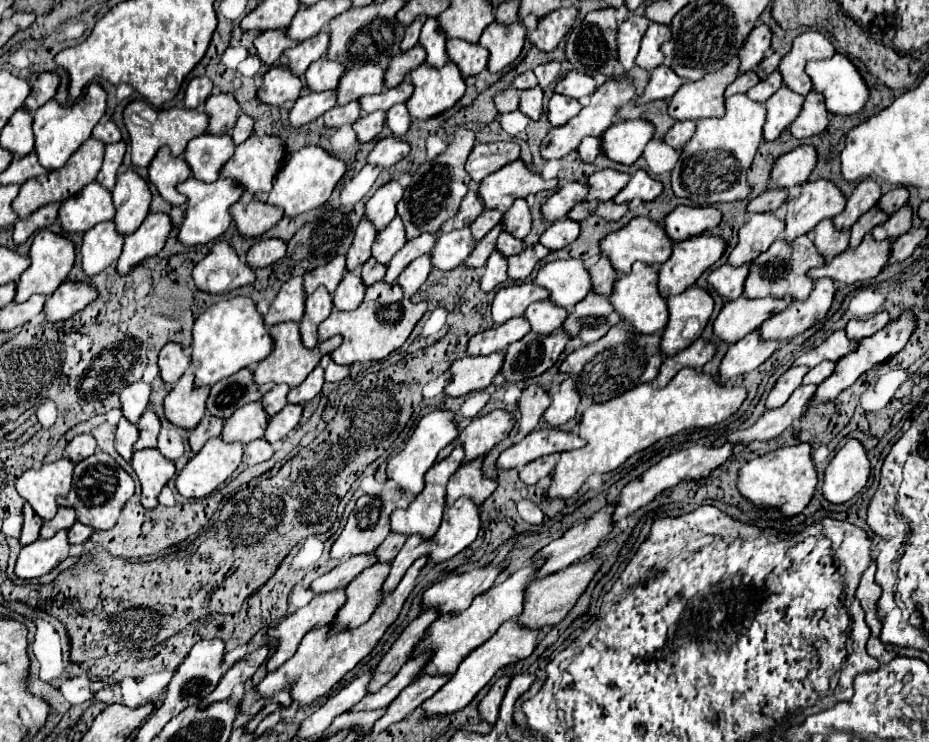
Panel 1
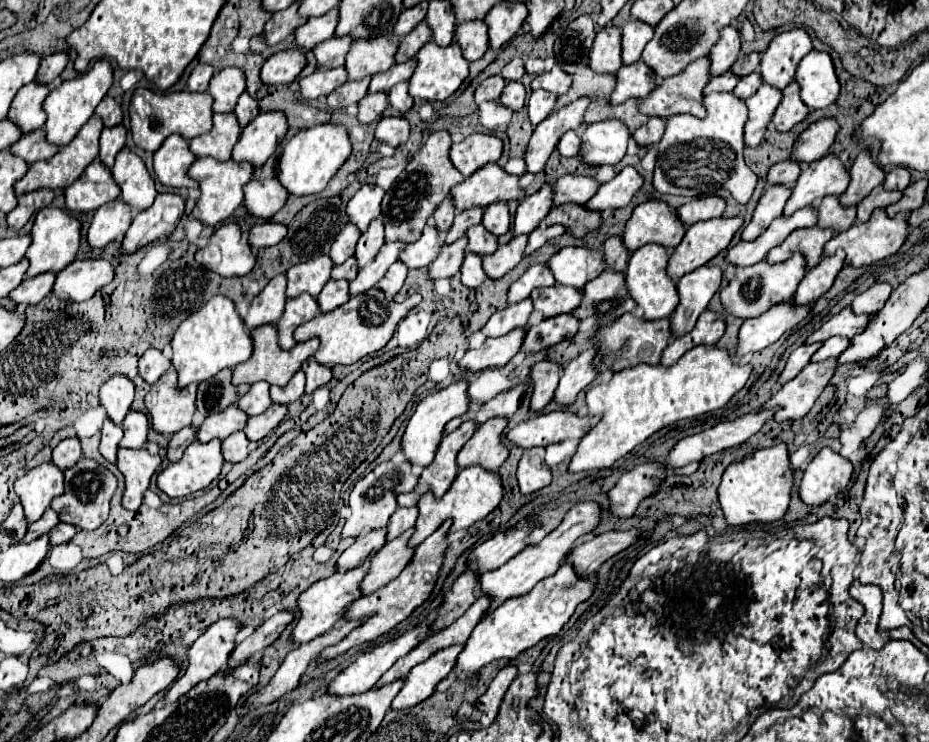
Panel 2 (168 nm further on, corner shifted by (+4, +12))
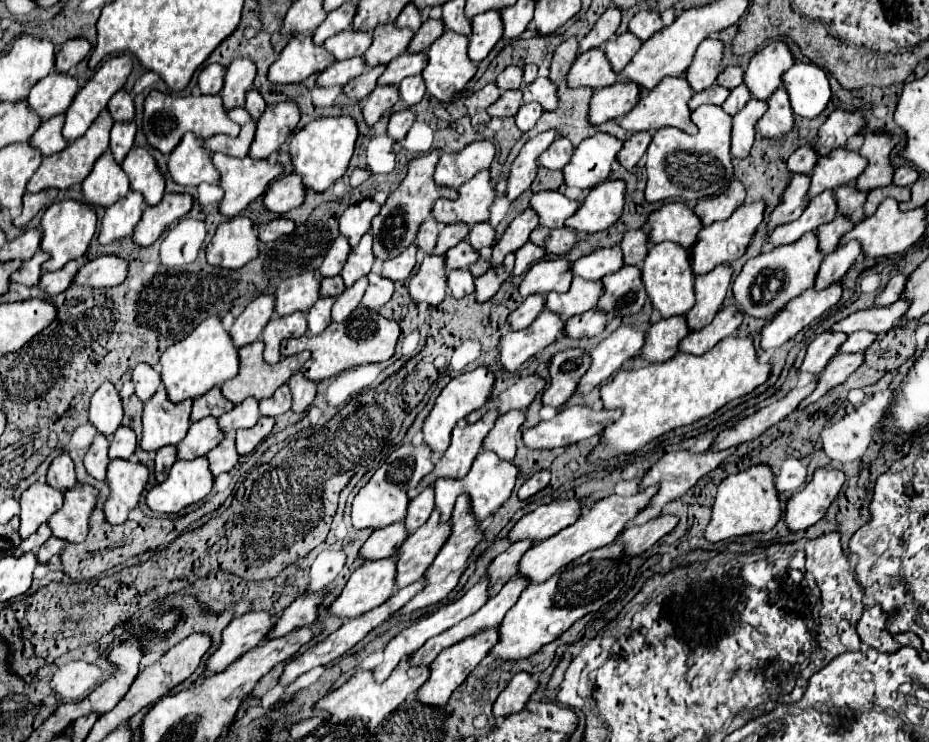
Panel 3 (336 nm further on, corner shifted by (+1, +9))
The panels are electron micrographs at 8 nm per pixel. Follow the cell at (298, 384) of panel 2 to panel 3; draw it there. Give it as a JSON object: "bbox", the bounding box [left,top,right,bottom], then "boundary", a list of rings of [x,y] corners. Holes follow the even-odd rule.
{"bbox":[259,385,291,417],"boundary":[[[283,385],[279,387],[271,399],[263,399],[259,401],[259,413],[263,417],[277,417],[277,415],[283,415],[291,409],[291,393],[289,393],[289,387]]]}

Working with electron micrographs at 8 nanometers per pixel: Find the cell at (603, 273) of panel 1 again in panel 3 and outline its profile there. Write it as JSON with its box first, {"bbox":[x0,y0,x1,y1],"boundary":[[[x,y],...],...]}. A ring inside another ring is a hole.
{"bbox":[621,229,649,267],"boundary":[[[643,229],[627,231],[621,241],[621,249],[623,249],[625,265],[639,265],[641,267],[643,259],[647,257],[647,251],[649,251],[649,235]]]}

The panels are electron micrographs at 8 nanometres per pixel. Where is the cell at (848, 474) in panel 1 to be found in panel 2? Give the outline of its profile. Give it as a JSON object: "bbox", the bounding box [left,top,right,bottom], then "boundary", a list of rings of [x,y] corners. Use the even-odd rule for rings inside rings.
{"bbox":[800,446,854,506],"boundary":[[[824,446],[814,460],[808,464],[802,486],[800,486],[800,498],[802,502],[810,506],[820,506],[828,498],[840,494],[854,474],[854,466],[848,458],[832,450],[830,446]]]}

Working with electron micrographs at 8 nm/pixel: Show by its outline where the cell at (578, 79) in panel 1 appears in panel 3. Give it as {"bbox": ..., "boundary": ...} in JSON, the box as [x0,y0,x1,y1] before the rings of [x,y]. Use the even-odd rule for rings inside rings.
{"bbox":[523,77,559,111],"boundary":[[[537,77],[533,83],[527,85],[527,89],[523,91],[523,101],[535,101],[543,107],[543,111],[555,111],[555,107],[559,105],[555,99],[555,85],[543,77]]]}

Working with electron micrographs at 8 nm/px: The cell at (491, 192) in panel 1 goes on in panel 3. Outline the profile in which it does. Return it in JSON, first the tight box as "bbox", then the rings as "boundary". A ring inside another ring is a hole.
{"bbox":[431,171,495,223],"boundary":[[[479,171],[459,189],[457,199],[437,199],[431,215],[437,223],[483,223],[489,217],[489,207],[493,203],[495,187],[491,185],[489,171]]]}

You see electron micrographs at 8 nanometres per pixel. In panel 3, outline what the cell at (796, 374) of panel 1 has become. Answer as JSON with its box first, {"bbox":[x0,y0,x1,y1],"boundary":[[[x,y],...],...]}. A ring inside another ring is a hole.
{"bbox":[801,331,847,375],"boundary":[[[825,331],[821,333],[807,349],[805,361],[801,365],[801,371],[819,375],[827,363],[839,353],[839,347],[843,345],[843,341],[847,339],[845,333],[837,333],[837,331]]]}

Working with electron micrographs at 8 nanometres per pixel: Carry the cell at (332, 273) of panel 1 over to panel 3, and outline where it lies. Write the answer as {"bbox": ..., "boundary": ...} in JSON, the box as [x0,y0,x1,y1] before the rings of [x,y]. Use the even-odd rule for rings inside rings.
{"bbox":[275,271,319,317],"boundary":[[[313,271],[283,279],[275,291],[275,315],[285,317],[295,311],[309,311],[319,299],[319,281]]]}

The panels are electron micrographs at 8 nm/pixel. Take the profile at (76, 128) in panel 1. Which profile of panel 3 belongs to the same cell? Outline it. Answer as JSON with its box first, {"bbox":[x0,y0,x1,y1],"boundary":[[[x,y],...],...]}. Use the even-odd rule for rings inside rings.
{"bbox":[63,55,133,141],"boundary":[[[115,55],[115,57],[109,57],[109,59],[101,65],[101,69],[95,73],[95,77],[91,77],[91,79],[87,81],[87,85],[75,95],[71,107],[69,107],[67,113],[65,113],[63,135],[65,135],[67,141],[79,139],[79,137],[91,127],[91,123],[97,119],[97,115],[107,107],[109,99],[125,85],[125,81],[127,81],[131,69],[133,69],[133,57],[131,57],[131,55]]]}

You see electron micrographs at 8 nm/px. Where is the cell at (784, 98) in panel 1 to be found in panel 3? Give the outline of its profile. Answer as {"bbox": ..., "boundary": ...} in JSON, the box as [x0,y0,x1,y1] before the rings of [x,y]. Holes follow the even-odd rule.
{"bbox":[731,99,765,157],"boundary":[[[751,99],[743,111],[739,111],[737,115],[733,115],[733,131],[731,131],[731,155],[733,157],[747,157],[749,149],[753,145],[753,137],[755,137],[755,123],[759,119],[759,115],[763,115],[765,111],[765,101],[759,99]]]}

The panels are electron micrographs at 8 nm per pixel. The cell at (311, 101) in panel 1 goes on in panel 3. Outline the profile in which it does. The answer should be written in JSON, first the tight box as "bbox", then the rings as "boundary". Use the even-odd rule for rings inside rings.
{"bbox":[317,57,365,87],"boundary":[[[351,57],[345,61],[335,61],[323,73],[319,73],[317,83],[323,87],[333,87],[333,85],[343,87],[349,79],[361,75],[363,71],[365,71],[365,59],[363,57]]]}

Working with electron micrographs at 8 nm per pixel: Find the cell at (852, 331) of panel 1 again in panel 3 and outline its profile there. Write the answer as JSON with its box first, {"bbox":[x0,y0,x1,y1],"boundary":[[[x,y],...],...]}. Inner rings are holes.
{"bbox":[875,275,909,307],"boundary":[[[895,275],[895,277],[887,283],[885,291],[877,297],[875,305],[877,305],[877,307],[885,307],[885,305],[895,303],[895,301],[901,297],[901,293],[903,293],[903,289],[905,289],[905,283],[907,283],[907,279],[909,279],[907,275]]]}

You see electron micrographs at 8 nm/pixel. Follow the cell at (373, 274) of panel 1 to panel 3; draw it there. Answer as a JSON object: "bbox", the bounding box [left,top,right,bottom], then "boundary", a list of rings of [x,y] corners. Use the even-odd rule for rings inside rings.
{"bbox":[319,275,345,297],"boundary":[[[339,275],[331,279],[323,279],[319,287],[319,297],[337,297],[343,289],[345,289],[343,279],[339,279]]]}

